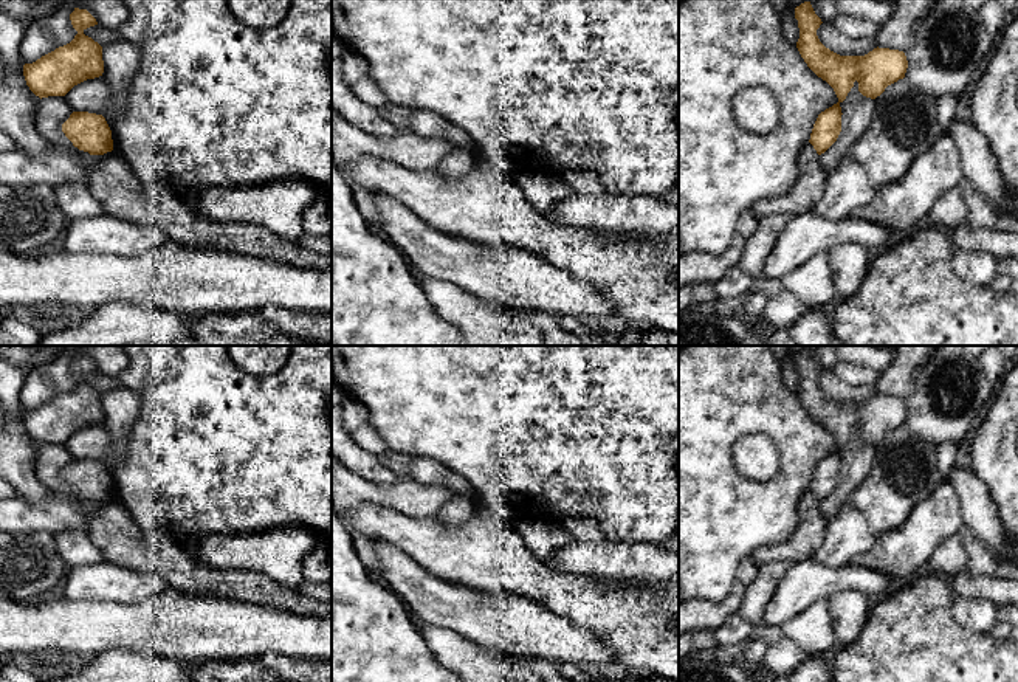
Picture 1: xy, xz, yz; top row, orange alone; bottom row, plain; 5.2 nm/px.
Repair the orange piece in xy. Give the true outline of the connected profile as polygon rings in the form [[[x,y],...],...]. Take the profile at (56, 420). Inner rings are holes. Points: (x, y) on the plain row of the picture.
[[[74,355],[70,367],[77,378],[70,391],[23,412],[26,432],[40,446],[65,443],[74,432],[104,420],[102,394],[84,381],[98,372],[96,366],[87,356]]]

